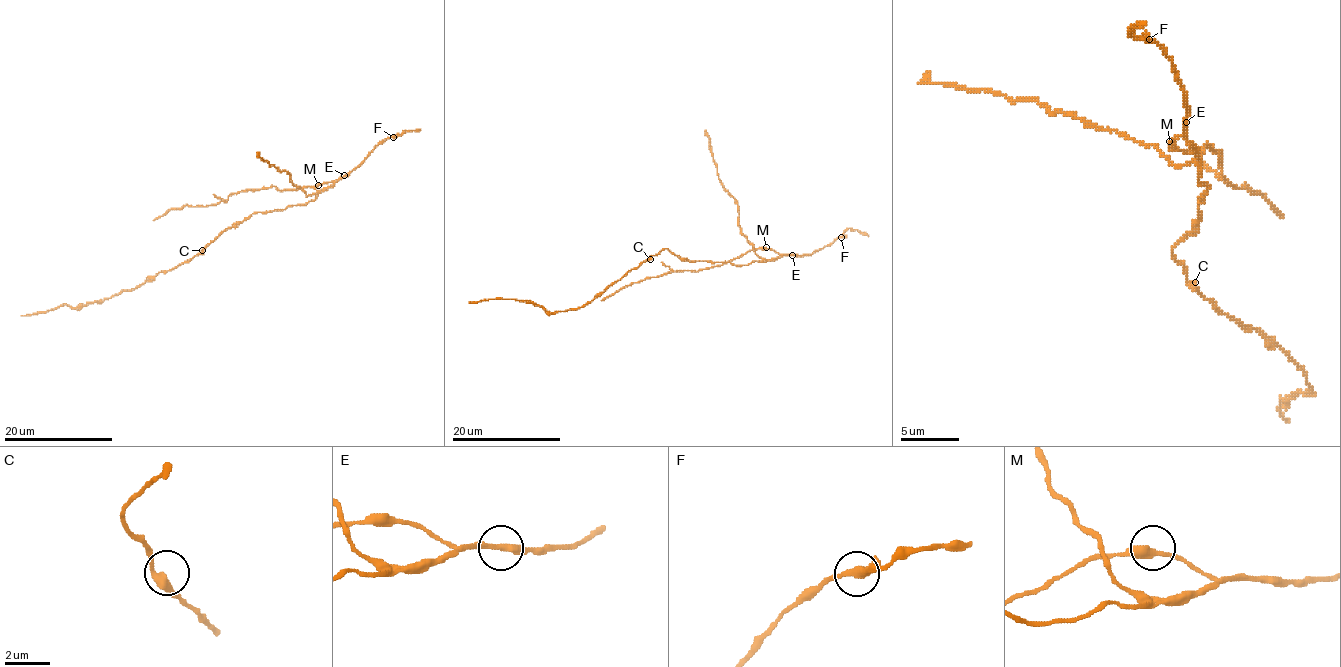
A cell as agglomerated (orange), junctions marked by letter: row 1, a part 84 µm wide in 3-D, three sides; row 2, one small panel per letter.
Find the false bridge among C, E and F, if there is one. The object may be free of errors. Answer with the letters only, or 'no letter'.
E

